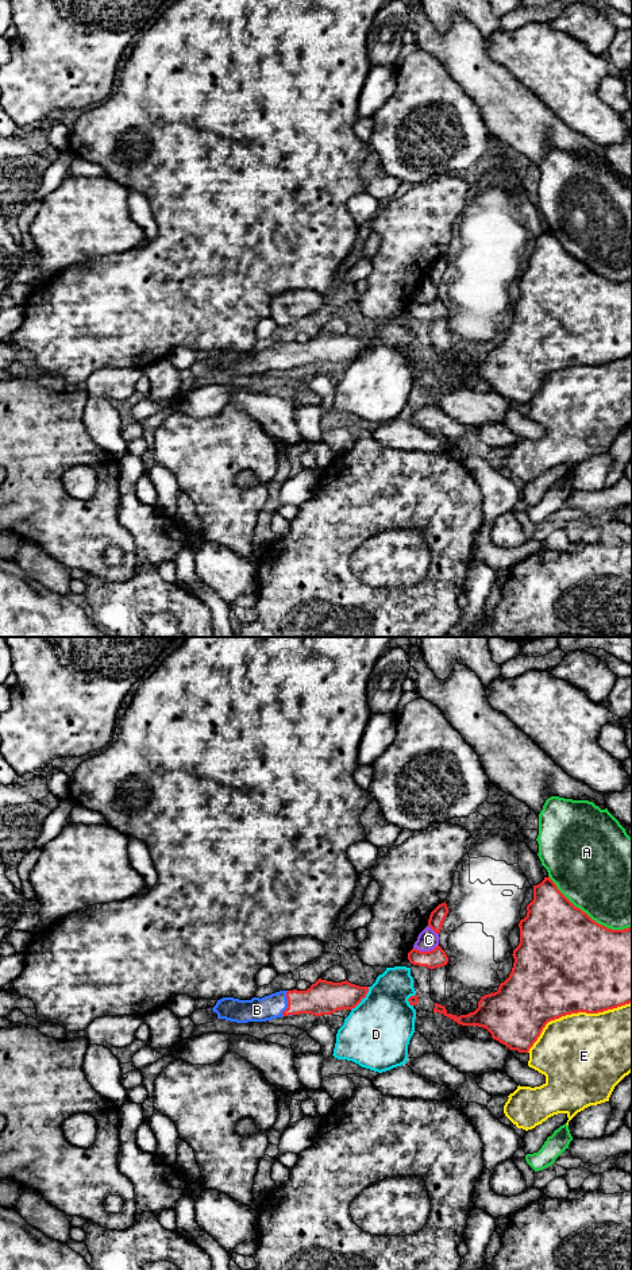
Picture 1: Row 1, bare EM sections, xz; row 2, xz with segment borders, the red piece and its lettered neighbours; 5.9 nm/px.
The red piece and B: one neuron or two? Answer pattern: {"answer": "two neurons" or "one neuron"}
{"answer": "one neuron"}

